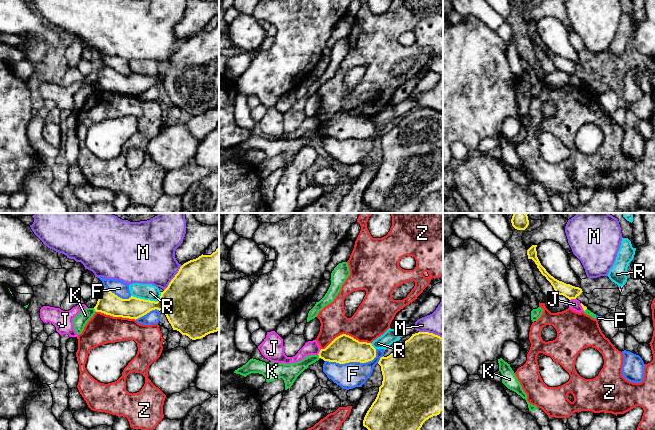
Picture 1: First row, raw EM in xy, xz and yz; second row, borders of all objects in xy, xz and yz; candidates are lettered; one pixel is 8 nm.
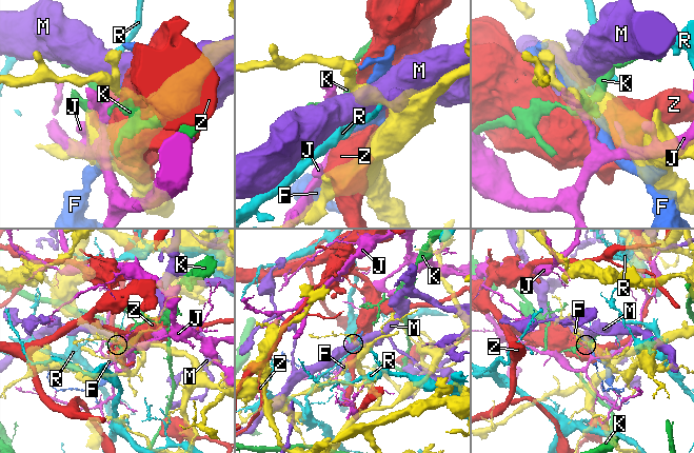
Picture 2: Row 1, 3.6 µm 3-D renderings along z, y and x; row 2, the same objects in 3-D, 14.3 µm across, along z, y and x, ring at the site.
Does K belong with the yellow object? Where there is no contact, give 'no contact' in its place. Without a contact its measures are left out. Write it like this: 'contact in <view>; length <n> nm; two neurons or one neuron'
contact in xy; length 40 nm; two neurons

